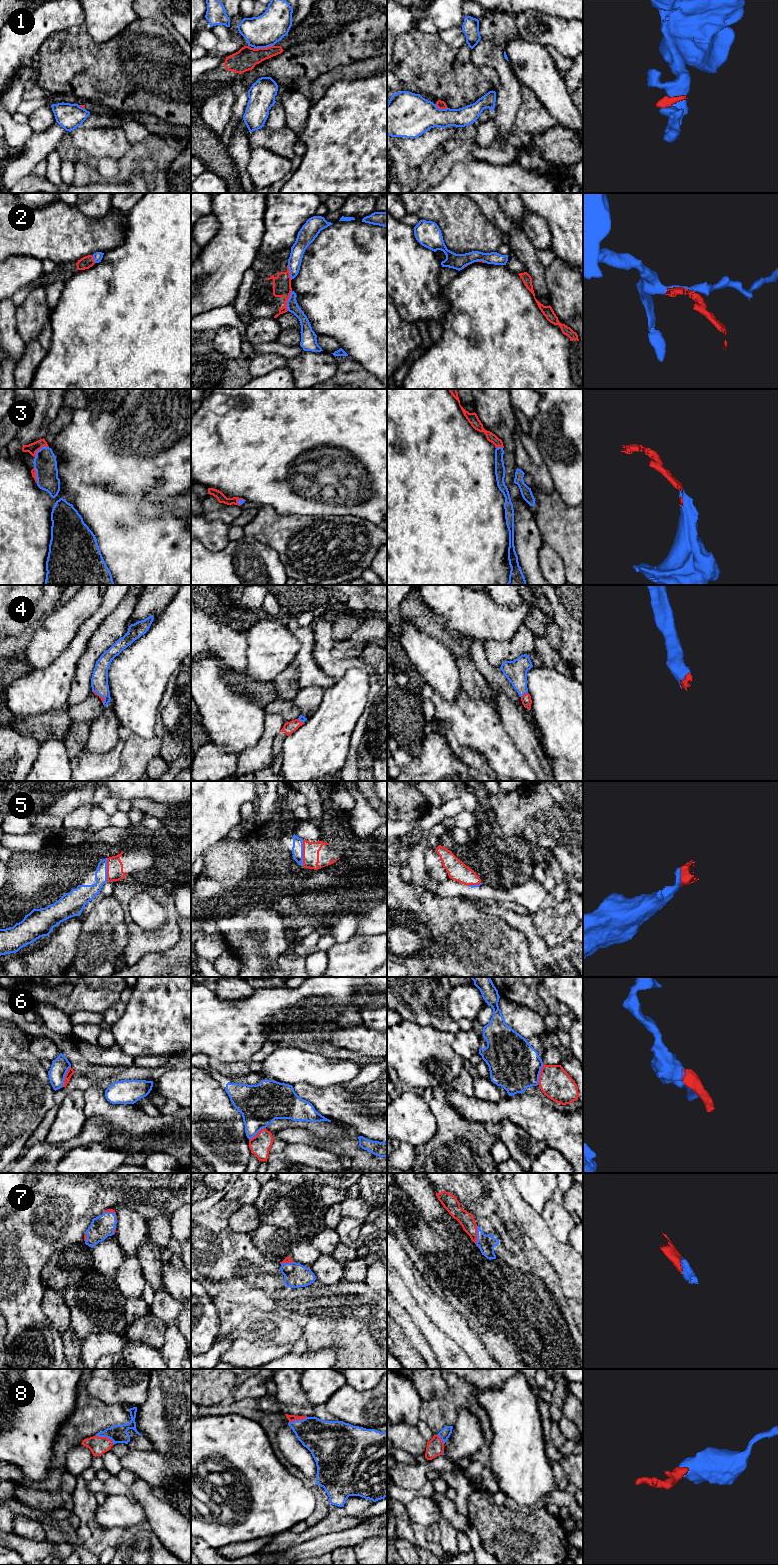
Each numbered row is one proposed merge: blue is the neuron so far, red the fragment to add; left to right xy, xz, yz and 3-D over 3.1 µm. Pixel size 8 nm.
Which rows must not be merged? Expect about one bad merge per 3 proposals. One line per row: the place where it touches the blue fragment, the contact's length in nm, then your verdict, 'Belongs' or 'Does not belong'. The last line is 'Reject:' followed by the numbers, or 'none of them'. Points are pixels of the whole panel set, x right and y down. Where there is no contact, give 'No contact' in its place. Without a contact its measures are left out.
1: Touches blue at xz (263, 47). Shared border 170 nm. Does not belong
2: Touches blue at xz (288, 300). Shared border 170 nm. Does not belong
3: Touches blue at xy (41, 448). Shared border 150 nm. Belongs
4: Touches blue at yz (524, 693). Shared border 70 nm. Belongs
5: Touches blue at xz (302, 853). Shared border 200 nm. Belongs
6: Touches blue at yz (539, 1074). Shared border 180 nm. Does not belong
7: Touches blue at yz (477, 1235). Shared border 140 nm. Belongs
8: Touches blue at xy (105, 1436). Shared border 170 nm. Belongs
Reject: 1, 2, 6

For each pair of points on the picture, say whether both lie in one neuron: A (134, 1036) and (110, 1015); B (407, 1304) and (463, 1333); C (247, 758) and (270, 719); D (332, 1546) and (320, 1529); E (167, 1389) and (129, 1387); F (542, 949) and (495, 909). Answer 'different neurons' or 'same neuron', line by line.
A: different neurons
B: different neurons
C: same neuron
D: different neurons
E: different neurons
F: same neuron

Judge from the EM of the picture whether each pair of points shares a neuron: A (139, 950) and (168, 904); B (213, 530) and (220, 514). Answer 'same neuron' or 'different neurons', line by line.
A: same neuron
B: different neurons

